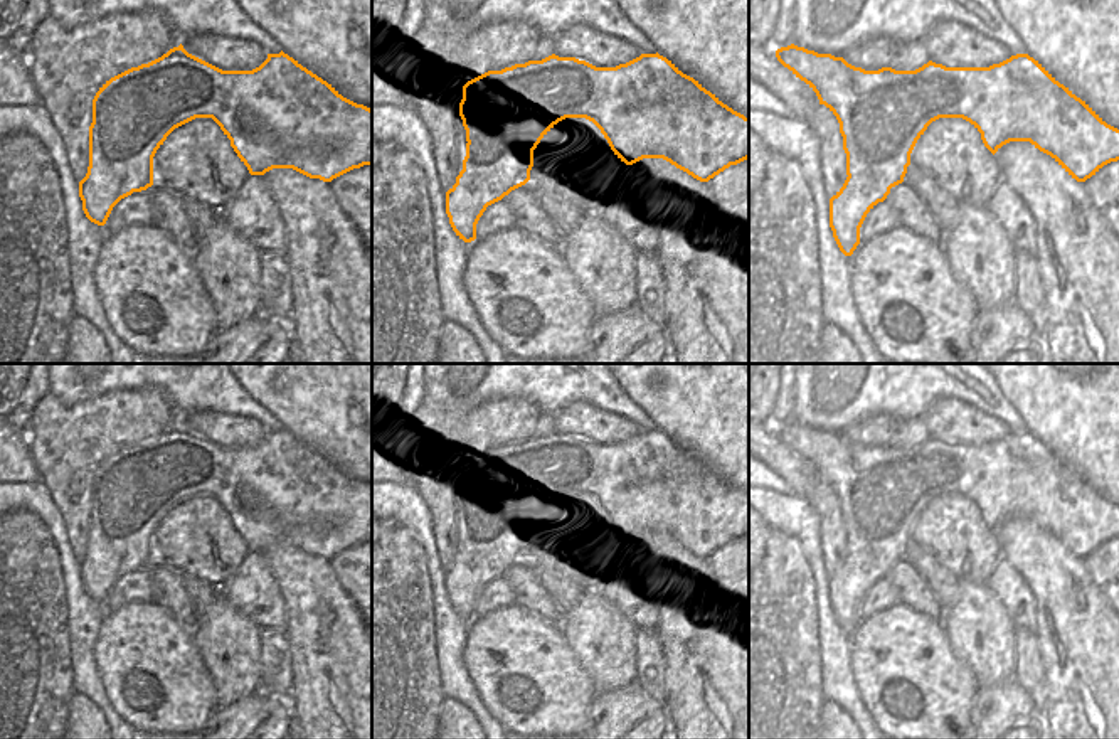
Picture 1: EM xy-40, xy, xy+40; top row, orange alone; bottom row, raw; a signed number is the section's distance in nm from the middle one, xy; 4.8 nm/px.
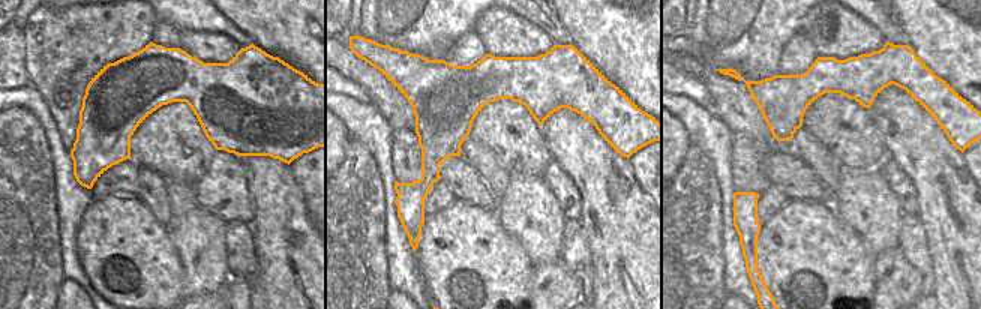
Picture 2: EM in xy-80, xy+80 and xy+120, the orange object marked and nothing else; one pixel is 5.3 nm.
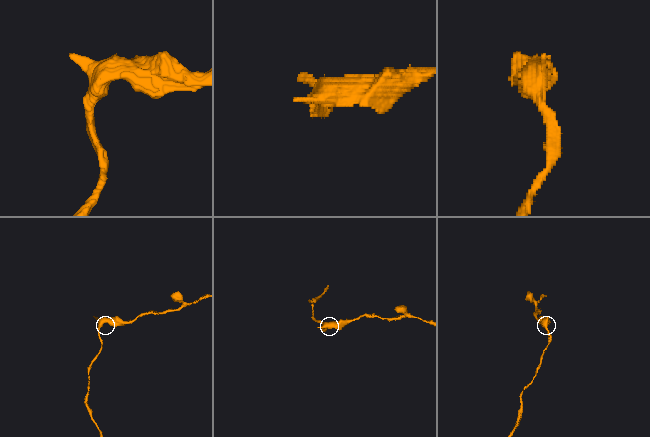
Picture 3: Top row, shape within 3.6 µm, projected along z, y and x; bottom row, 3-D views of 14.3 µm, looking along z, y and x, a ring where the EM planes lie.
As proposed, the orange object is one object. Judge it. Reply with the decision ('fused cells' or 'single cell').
fused cells

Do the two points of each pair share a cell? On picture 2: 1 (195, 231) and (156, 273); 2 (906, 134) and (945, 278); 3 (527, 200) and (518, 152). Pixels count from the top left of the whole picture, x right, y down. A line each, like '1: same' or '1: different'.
1: different
2: same
3: different

